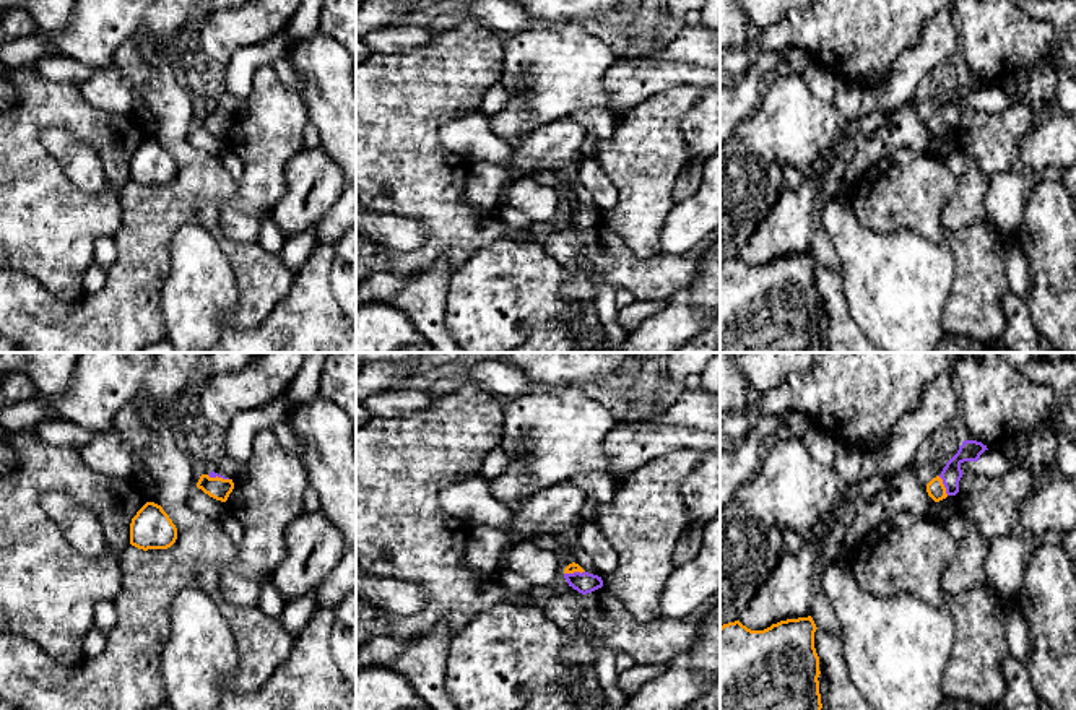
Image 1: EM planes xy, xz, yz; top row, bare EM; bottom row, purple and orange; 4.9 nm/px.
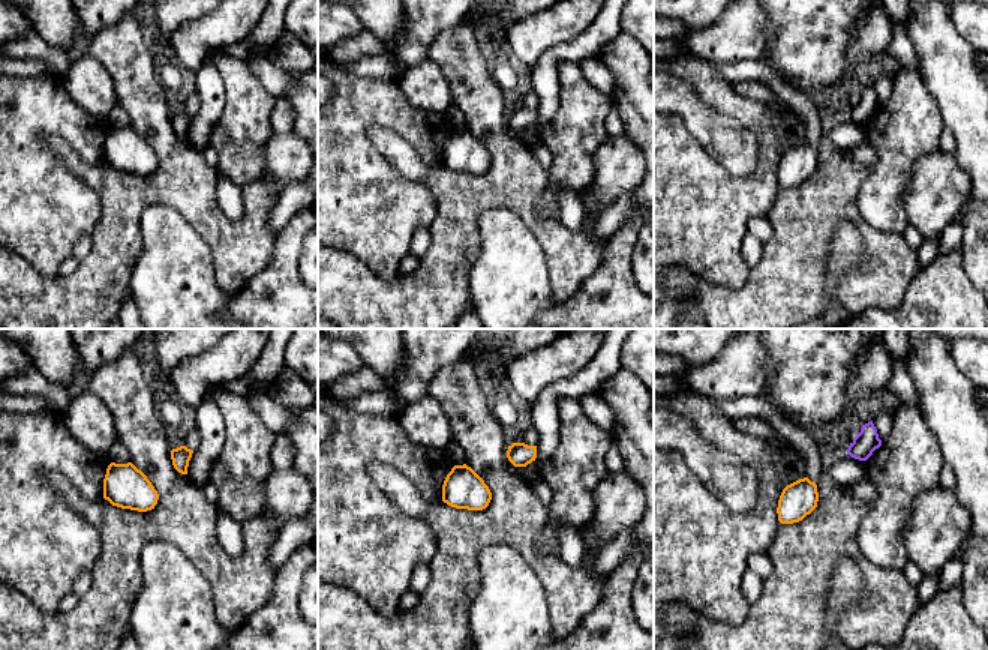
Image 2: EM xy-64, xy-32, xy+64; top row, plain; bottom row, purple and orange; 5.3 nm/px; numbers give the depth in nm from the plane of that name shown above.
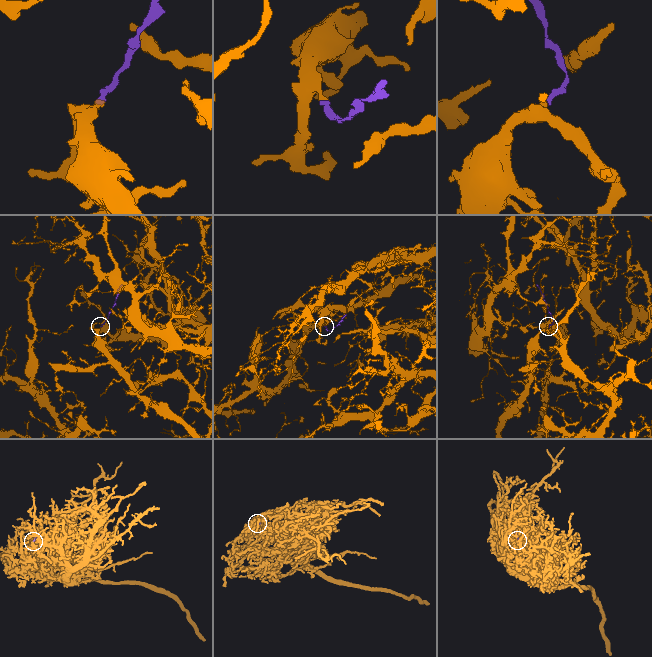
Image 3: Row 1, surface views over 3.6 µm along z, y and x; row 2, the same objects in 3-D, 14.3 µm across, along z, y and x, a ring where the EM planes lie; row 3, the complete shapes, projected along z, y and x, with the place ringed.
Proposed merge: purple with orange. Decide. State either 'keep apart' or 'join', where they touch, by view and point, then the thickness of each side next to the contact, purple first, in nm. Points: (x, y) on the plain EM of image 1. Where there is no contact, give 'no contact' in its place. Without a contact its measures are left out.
join | yz (945, 122) | 110/90 nm

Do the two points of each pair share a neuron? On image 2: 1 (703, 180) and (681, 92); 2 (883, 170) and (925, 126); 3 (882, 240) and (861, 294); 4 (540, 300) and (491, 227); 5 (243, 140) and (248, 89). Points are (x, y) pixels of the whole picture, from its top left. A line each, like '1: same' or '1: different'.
1: different
2: same
3: same
4: same
5: same

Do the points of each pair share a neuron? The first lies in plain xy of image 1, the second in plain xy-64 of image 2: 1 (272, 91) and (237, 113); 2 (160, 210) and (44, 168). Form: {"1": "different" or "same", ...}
{"1": "same", "2": "different"}

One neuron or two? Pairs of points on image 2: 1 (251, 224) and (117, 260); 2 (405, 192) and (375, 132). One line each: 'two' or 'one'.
1: one
2: two

